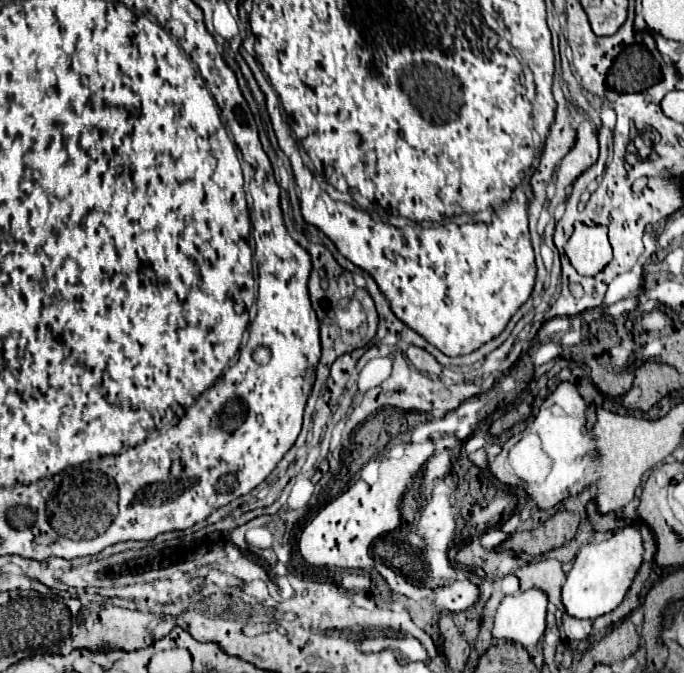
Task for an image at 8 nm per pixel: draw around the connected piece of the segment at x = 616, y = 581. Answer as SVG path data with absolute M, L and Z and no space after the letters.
M638 525L616 529L610 535L610 539L584 545L578 551L572 569L568 573L568 579L562 587L562 603L568 615L576 619L596 619L616 609L622 603L626 591L630 589L642 565L642 555L644 555L644 541Z

